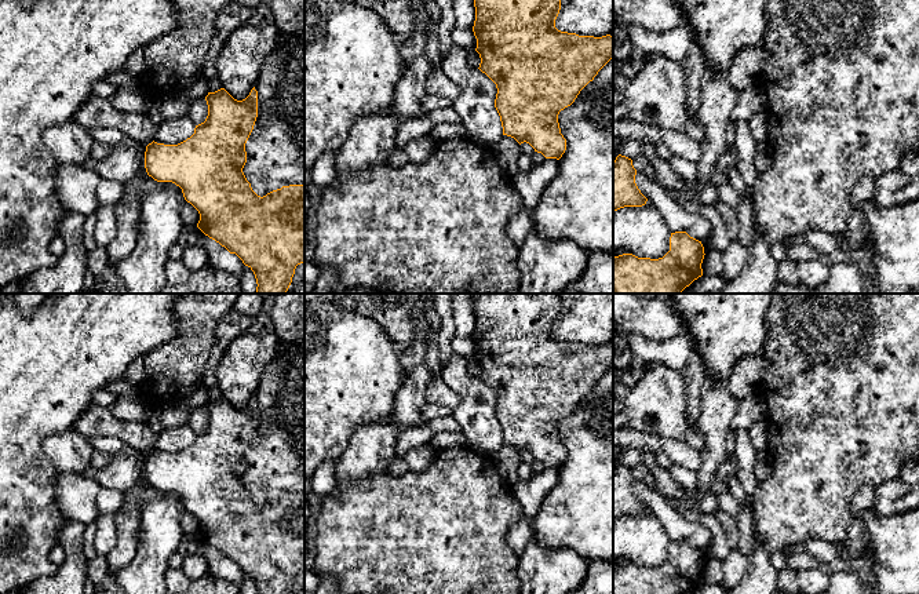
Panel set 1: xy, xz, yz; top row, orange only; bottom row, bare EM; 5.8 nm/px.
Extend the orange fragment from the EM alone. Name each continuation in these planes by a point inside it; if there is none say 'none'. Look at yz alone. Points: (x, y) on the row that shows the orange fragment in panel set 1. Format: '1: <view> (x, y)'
none

